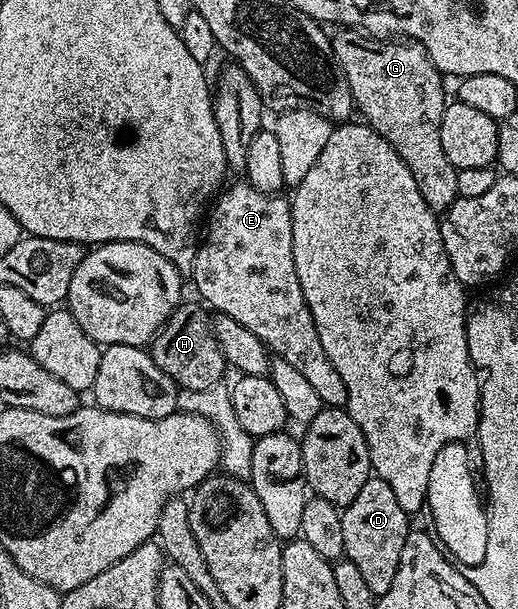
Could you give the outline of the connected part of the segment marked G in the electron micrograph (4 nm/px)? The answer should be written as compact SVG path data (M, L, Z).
M350 28L340 29L338 33L339 35L334 35L334 37L331 38L331 52L338 69L342 70L345 80L349 84L349 92L355 101L355 110L358 111L358 113L363 113L363 115L361 115L362 121L366 123L366 125L374 128L393 148L393 152L397 152L397 156L401 156L401 160L405 160L405 168L409 168L409 172L413 172L413 180L417 180L417 192L421 192L425 204L429 204L432 210L436 212L446 210L447 207L455 203L455 199L459 197L459 193L457 192L457 170L453 164L449 164L449 156L445 156L445 148L441 148L441 116L443 115L443 107L445 105L445 97L443 98L444 75L439 73L439 69L433 65L427 53L423 50L423 47L417 42L373 38L370 34L363 33L362 30L353 30Z

